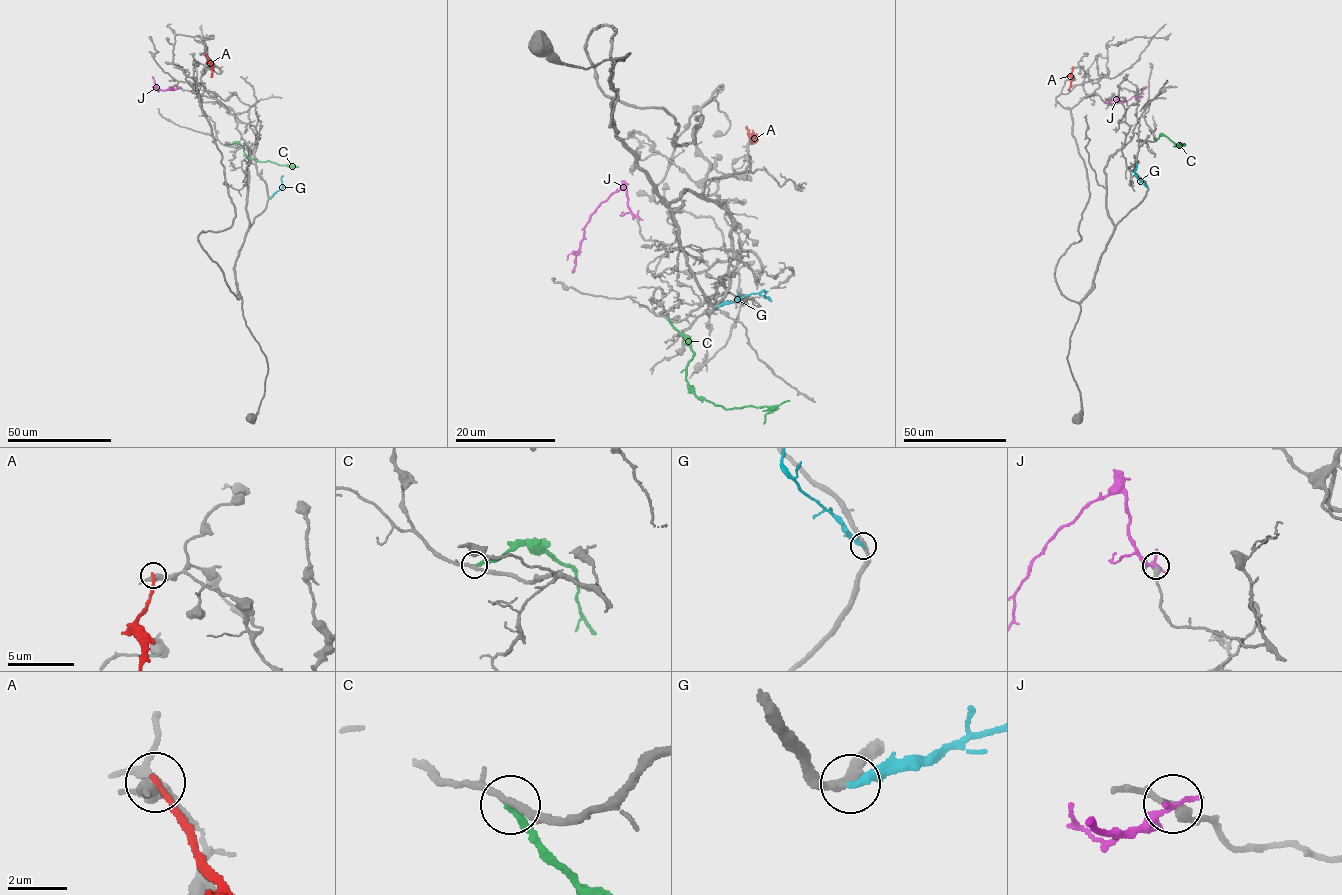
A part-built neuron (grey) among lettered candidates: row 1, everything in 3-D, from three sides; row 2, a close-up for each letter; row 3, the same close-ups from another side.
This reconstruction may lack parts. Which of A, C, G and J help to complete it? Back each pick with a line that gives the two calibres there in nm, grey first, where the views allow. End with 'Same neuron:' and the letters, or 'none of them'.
Same neuron: none of them

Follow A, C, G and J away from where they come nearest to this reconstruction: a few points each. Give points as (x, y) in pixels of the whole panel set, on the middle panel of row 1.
A: (750, 143), (755, 138), (746, 126)
C: (668, 319), (693, 355), (686, 374), (687, 385), (698, 397), (726, 409), (777, 405), (789, 400)
G: (717, 306), (762, 291), (767, 292), (764, 295), (772, 301)
J: (638, 216), (630, 209), (625, 189), (616, 190), (602, 201), (586, 224), (572, 273)

